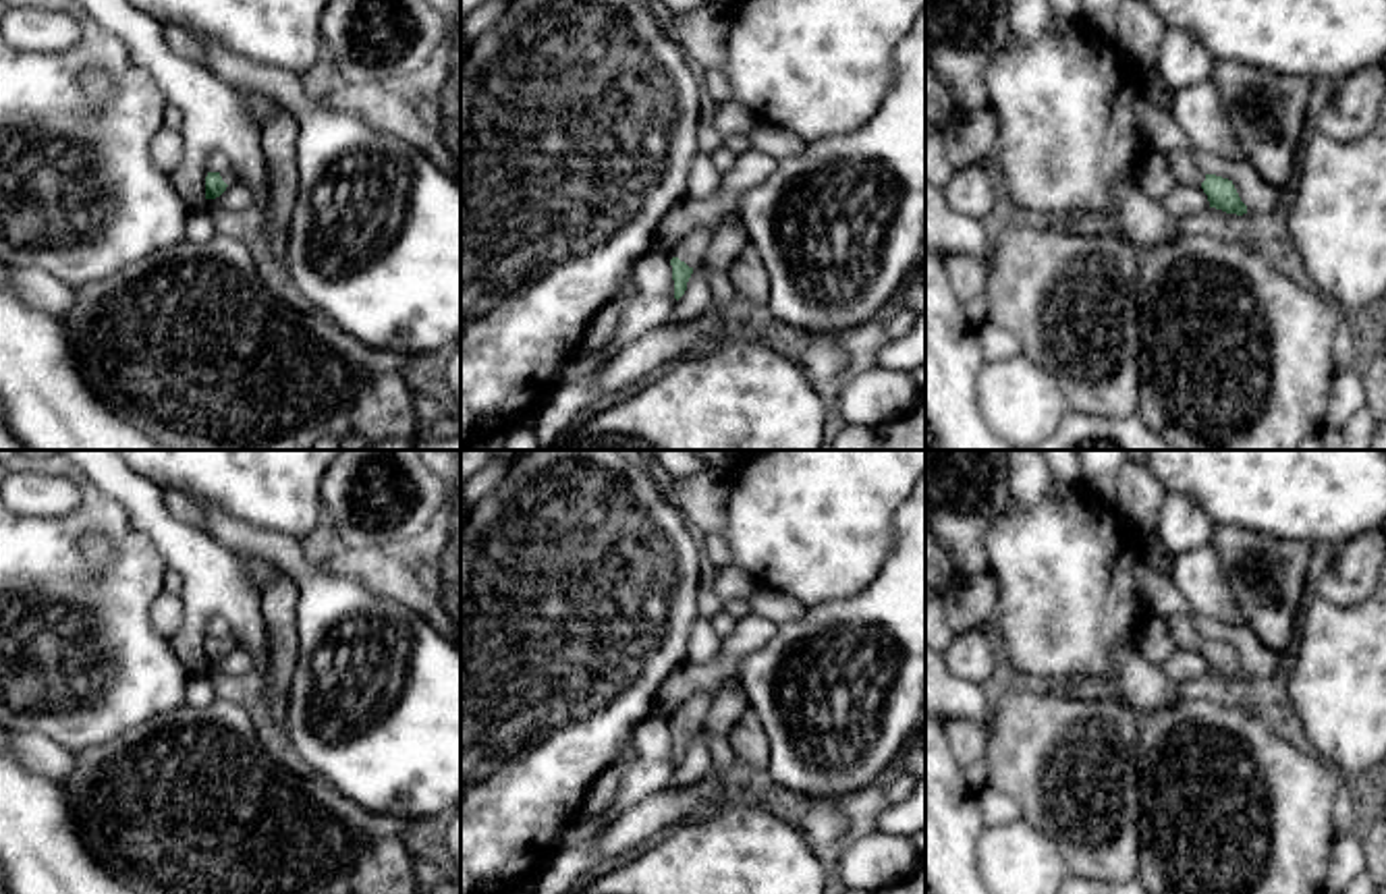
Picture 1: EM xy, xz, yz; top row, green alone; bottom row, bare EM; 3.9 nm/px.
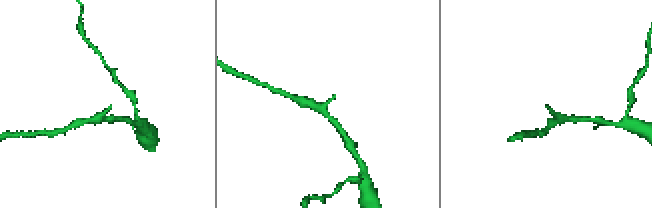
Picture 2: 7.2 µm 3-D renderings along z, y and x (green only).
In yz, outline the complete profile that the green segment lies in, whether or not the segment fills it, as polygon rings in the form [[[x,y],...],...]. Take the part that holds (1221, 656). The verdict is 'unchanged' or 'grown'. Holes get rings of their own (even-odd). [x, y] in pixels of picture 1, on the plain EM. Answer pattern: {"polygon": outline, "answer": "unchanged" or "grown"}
{"polygon": [[[1168,616],[1168,631],[1176,649],[1201,651],[1208,660],[1210,672],[1237,680],[1247,678],[1247,670],[1241,666],[1232,645],[1205,639],[1187,616]]], "answer": "grown"}

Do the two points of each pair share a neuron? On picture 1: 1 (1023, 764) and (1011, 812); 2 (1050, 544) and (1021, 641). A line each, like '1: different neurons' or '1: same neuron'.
1: different neurons
2: same neuron

